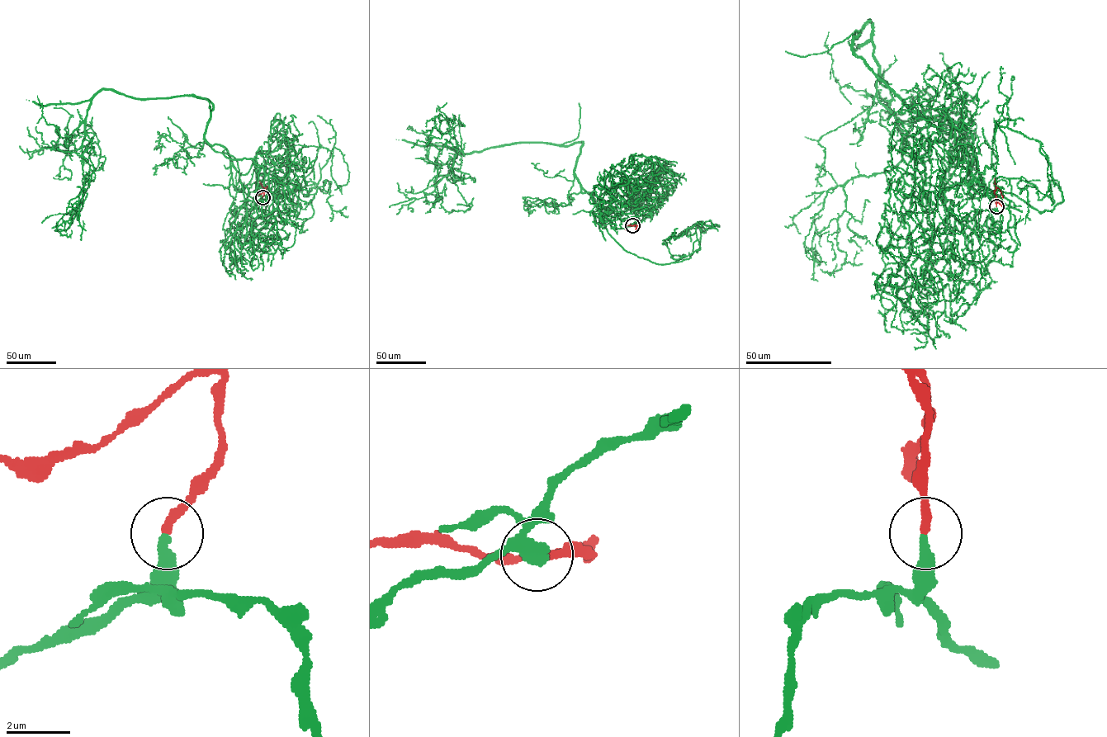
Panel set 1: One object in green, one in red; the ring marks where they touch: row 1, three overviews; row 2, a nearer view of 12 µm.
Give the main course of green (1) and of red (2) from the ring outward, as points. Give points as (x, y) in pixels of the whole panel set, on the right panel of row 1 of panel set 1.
1: (996, 206), (1001, 228), (949, 214), (971, 133), (855, 54), (868, 21), (903, 158), (844, 187), (837, 264)
2: (996, 206), (994, 193), (996, 188), (1002, 197)

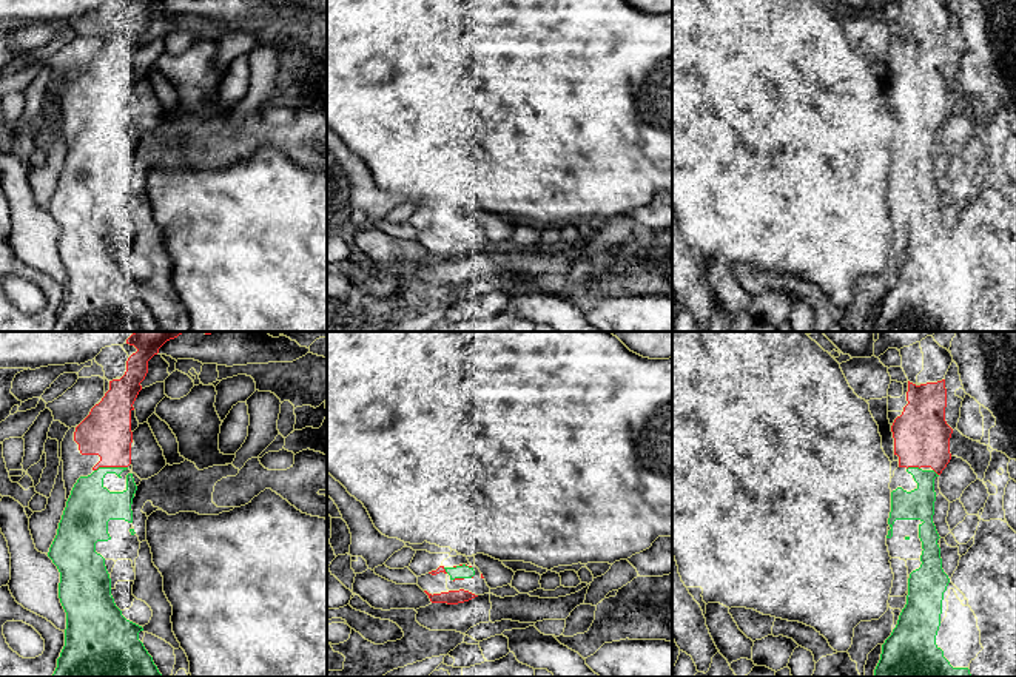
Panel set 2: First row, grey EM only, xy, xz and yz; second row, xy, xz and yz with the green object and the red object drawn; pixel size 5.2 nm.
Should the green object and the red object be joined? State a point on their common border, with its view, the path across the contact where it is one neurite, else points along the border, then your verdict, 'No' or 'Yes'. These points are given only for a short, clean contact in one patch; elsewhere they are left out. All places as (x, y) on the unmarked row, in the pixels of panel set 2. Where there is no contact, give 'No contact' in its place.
Touches green at xy (110, 122). Yes

